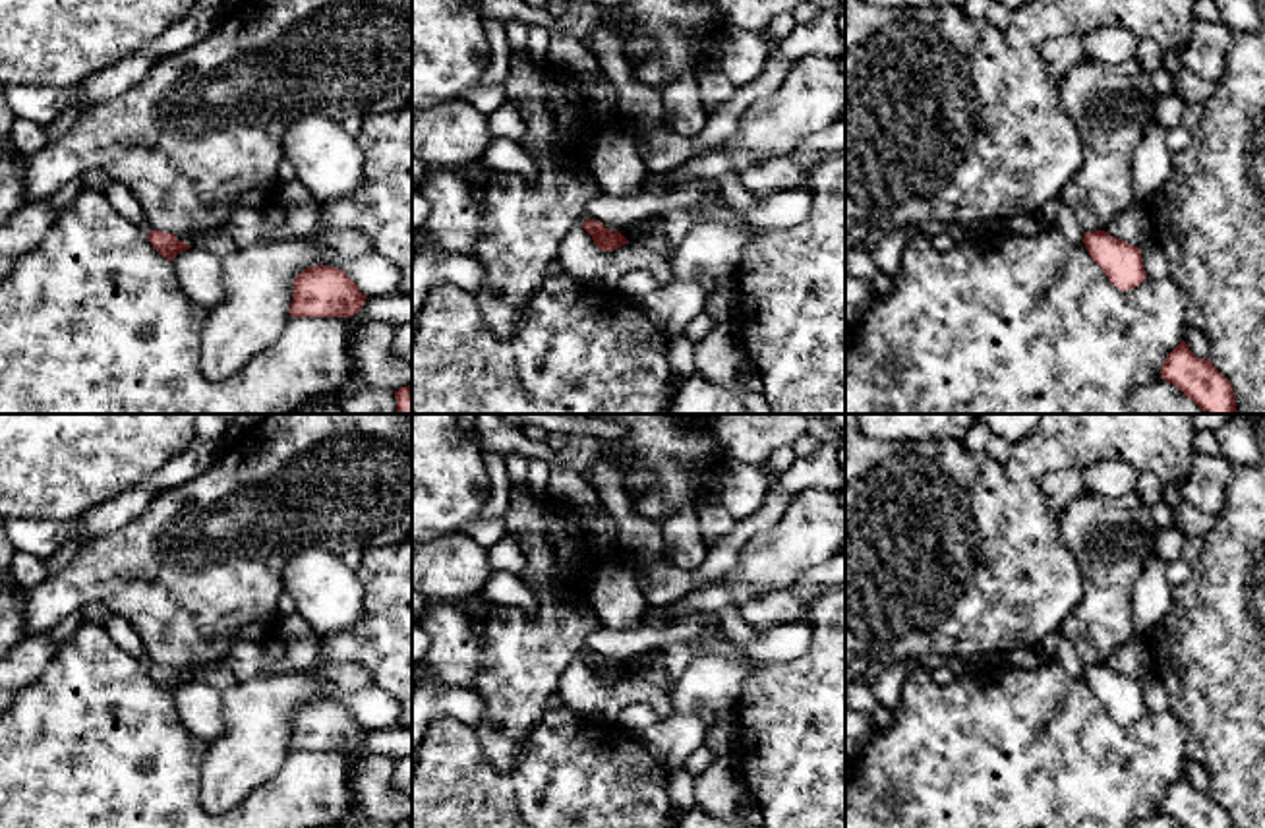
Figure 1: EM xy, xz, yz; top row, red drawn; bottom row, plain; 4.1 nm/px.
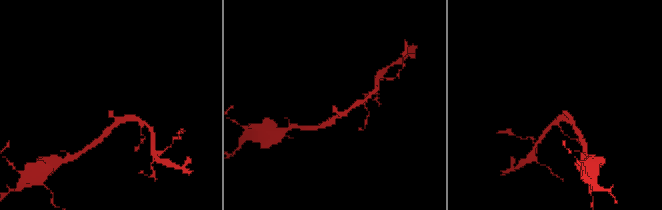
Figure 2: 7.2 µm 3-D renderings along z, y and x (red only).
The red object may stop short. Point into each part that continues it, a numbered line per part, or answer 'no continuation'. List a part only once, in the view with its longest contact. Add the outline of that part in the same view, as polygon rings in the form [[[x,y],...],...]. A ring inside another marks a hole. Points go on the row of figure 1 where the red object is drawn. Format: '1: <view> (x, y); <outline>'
no continuation

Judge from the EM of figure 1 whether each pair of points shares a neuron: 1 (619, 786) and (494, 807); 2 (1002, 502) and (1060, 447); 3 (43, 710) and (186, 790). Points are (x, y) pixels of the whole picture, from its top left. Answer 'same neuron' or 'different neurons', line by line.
1: same neuron
2: different neurons
3: same neuron

